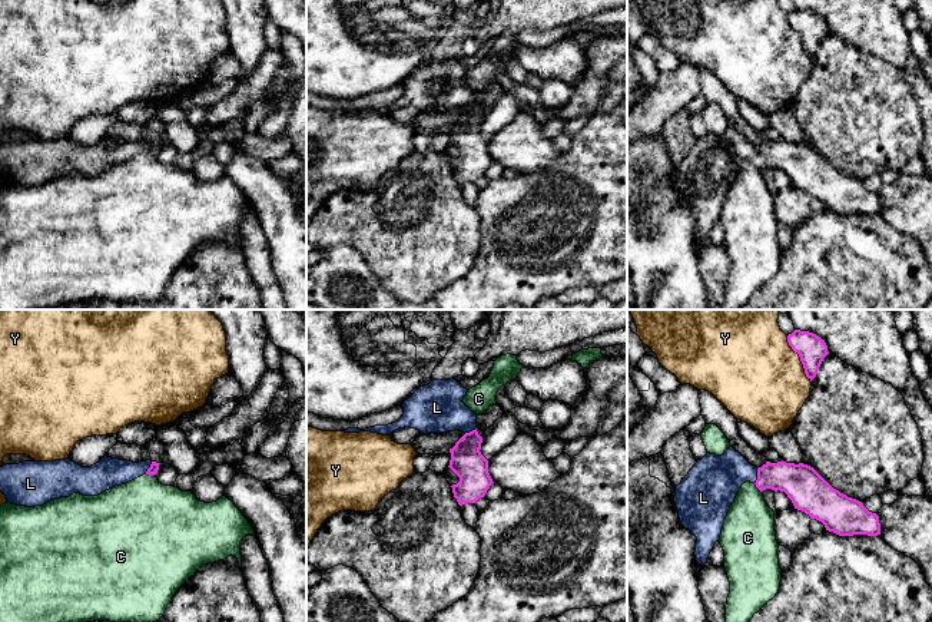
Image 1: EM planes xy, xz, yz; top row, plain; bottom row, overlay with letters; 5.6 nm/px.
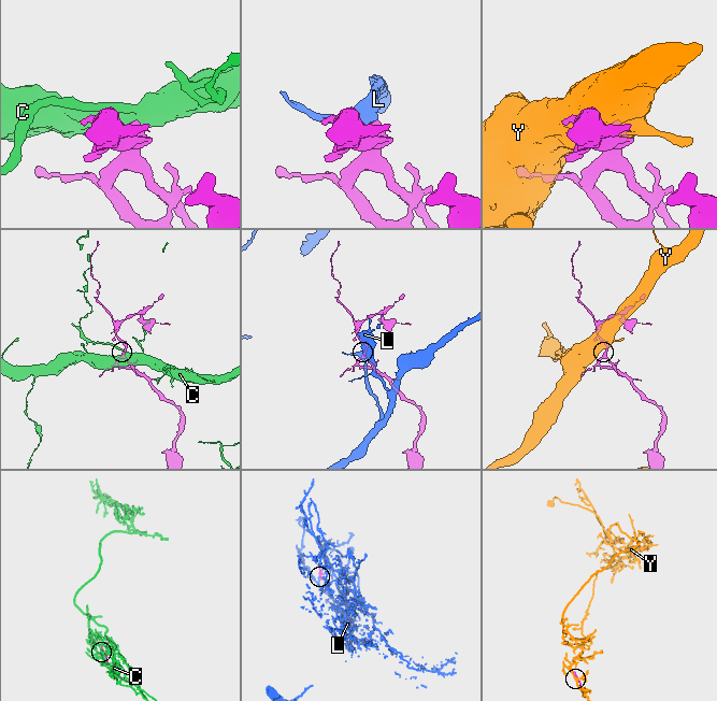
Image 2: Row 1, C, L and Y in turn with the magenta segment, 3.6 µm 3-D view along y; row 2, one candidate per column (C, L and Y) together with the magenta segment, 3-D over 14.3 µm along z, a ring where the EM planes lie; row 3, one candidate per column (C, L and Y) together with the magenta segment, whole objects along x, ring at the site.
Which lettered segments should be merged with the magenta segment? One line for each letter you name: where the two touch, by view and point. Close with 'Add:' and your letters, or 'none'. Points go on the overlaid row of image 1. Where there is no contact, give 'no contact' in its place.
L: meets magenta in yz at (758, 476)
Add: L

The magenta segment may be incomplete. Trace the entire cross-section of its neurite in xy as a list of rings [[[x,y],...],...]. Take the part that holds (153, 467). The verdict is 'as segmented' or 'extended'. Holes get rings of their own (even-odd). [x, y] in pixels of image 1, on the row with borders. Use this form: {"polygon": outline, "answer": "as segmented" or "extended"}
{"polygon": [[[107,456],[90,467],[82,467],[70,459],[6,464],[0,467],[0,492],[11,504],[36,507],[73,493],[97,496],[143,474],[156,474],[159,464]]], "answer": "extended"}

